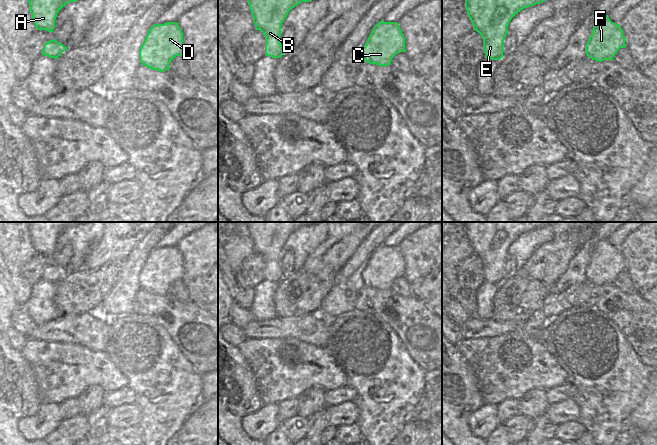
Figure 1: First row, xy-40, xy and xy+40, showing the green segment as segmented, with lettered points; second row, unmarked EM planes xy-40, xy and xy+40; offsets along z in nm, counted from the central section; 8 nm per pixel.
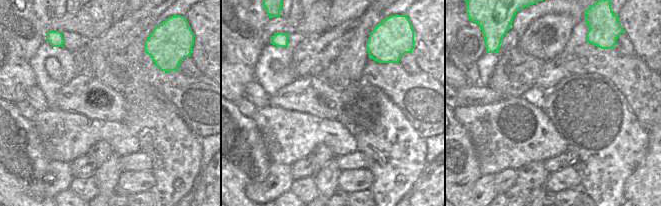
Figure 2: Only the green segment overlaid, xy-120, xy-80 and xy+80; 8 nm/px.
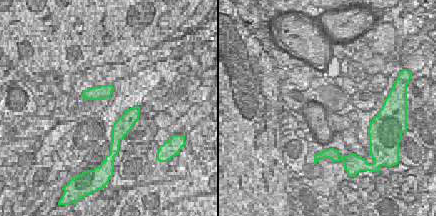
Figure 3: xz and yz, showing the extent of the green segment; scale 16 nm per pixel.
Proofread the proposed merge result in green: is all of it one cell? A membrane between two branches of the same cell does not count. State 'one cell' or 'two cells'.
one cell

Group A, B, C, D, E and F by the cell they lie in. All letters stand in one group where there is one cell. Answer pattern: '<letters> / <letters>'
A B C D E F

